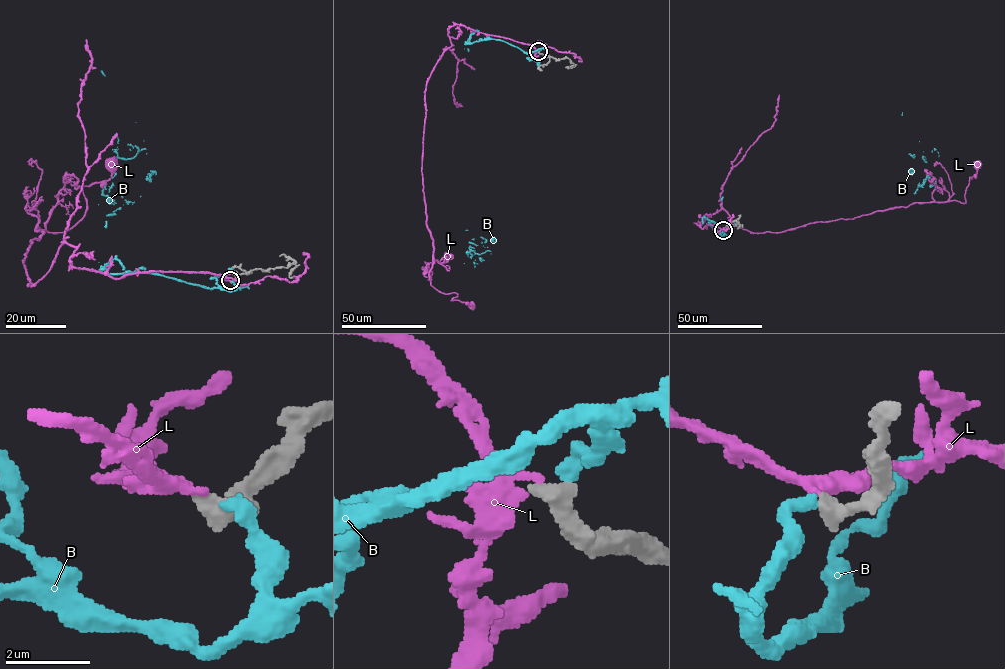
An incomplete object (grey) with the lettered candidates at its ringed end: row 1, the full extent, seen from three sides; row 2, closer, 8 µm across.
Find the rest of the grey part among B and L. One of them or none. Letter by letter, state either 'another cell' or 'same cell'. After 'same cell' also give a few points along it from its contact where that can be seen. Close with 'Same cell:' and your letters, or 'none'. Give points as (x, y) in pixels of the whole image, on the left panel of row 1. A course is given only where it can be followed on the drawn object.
B: another cell
L: same cell | via (230, 281), (115, 278), (63, 243), (29, 285), (38, 228), (68, 231), (75, 187), (112, 164)
Same cell: L

